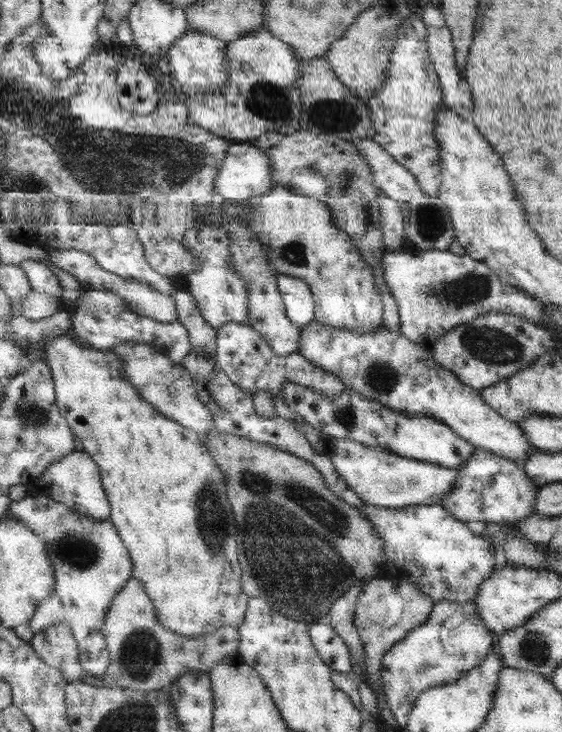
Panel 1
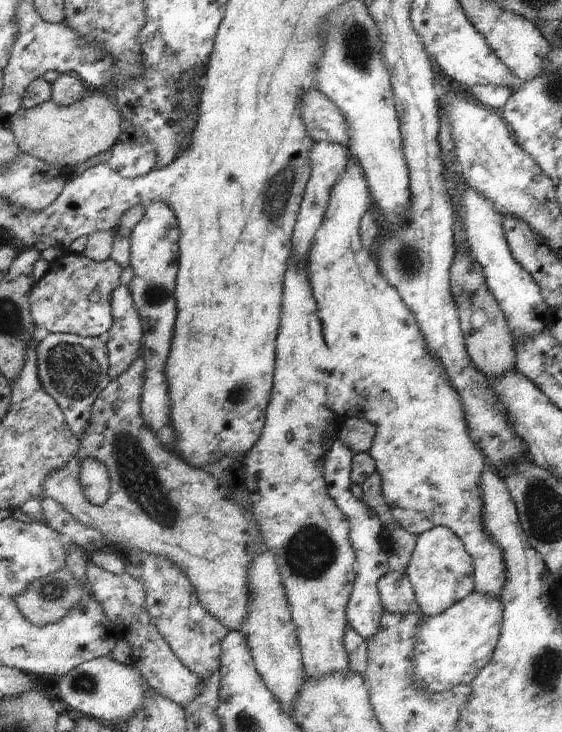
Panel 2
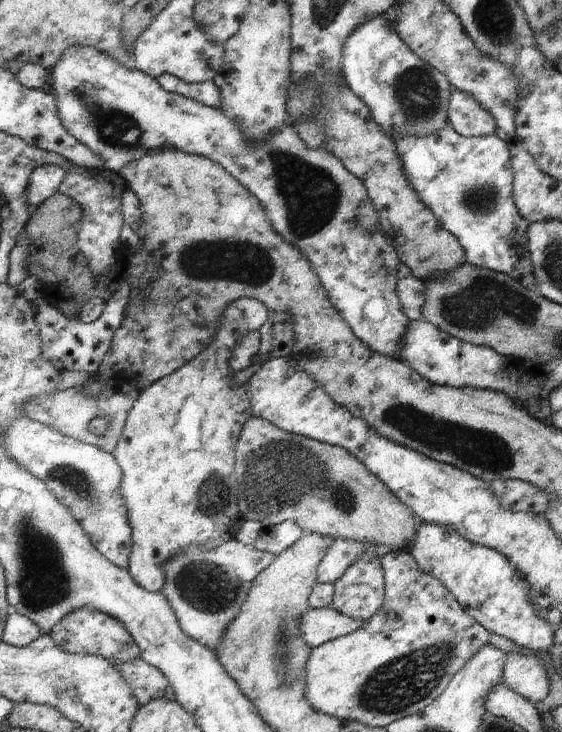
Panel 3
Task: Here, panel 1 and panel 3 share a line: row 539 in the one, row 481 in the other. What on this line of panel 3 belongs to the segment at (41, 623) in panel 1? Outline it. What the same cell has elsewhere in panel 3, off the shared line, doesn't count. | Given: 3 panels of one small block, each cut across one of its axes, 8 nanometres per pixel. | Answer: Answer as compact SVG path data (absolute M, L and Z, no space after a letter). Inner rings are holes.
M29 417L11 422L3 430L3 448L11 460L41 478L51 492L67 505L93 540L95 548L113 564L127 570L133 548L133 528L123 496L123 470L114 454L95 445L57 432Z

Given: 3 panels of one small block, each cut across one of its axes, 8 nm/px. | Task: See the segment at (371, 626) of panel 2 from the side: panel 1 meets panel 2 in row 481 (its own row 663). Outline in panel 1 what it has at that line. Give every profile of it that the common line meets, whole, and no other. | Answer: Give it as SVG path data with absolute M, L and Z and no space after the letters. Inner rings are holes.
M328 620L311 624L310 635L319 654L333 672L353 675L351 650Z

